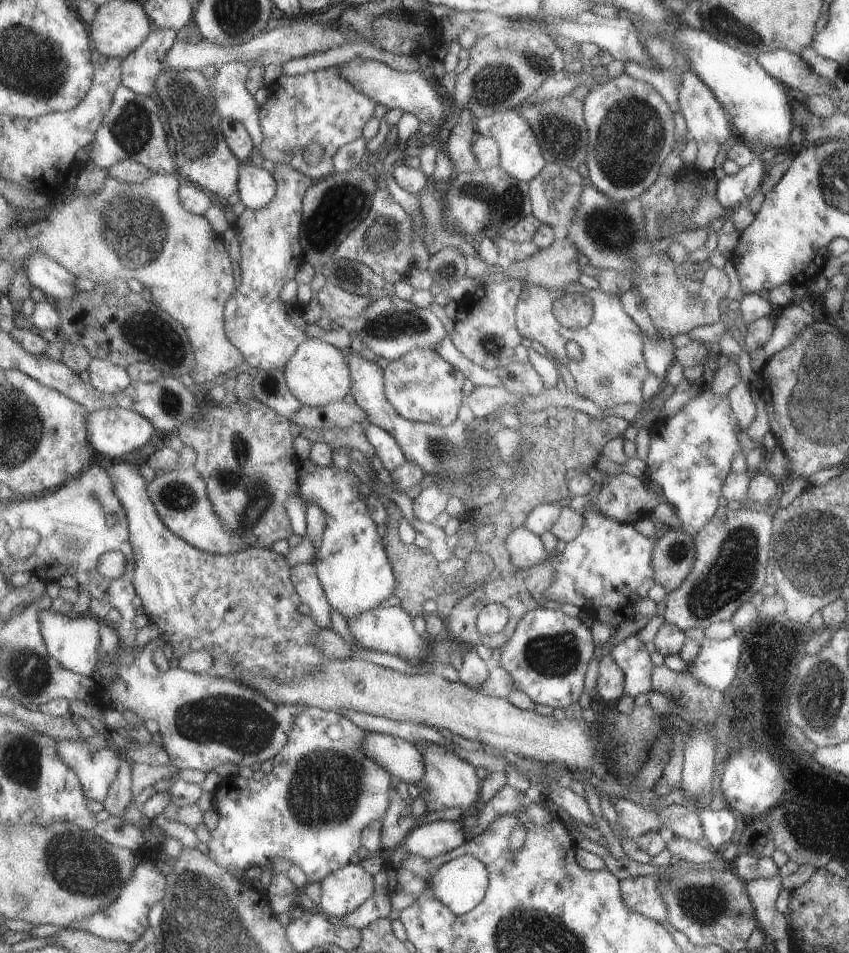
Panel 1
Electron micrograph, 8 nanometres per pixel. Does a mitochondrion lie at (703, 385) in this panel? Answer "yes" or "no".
no

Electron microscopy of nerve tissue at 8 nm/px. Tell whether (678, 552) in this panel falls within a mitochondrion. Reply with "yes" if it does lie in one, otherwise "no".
yes

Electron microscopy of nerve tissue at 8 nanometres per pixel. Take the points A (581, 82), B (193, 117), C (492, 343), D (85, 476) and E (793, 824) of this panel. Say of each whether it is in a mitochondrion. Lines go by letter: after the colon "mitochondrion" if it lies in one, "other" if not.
A: other
B: mitochondrion
C: mitochondrion
D: other
E: mitochondrion

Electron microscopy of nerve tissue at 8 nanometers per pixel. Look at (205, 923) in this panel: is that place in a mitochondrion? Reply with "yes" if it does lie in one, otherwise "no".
yes

